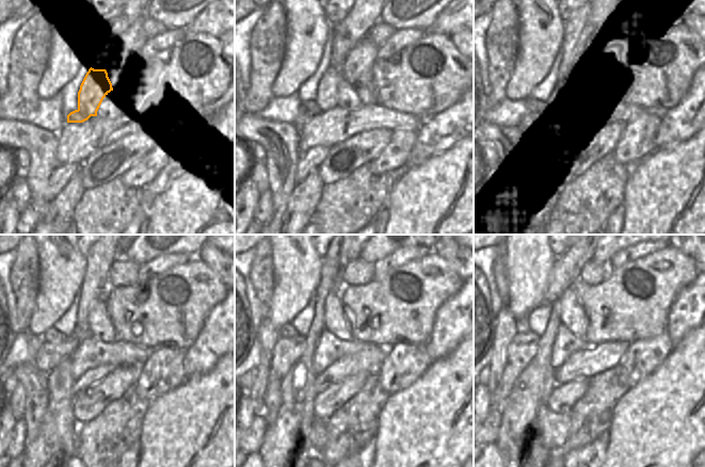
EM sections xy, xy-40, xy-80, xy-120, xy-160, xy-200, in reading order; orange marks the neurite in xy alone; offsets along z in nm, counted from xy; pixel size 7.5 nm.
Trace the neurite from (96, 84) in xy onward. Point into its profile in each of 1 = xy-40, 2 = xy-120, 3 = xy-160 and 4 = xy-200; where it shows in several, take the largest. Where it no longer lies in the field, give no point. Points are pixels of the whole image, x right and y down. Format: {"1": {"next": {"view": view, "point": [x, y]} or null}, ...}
{"1": {"next": {"view": "xy-40", "point": [327, 90]}}, "2": {"next": {"view": "xy-120", "point": [49, 355]}}, "3": {"next": {"view": "xy-160", "point": [287, 351]}}, "4": {"next": {"view": "xy-200", "point": [522, 350]}}}

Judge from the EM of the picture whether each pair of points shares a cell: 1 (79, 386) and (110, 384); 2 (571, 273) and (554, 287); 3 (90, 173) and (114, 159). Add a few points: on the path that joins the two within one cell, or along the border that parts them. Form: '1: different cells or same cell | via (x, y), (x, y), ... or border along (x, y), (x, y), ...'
1: different cells | border along (112, 371), (74, 398)
2: same cell | via (566, 274), (558, 283)
3: same cell | via (96, 170), (108, 163)

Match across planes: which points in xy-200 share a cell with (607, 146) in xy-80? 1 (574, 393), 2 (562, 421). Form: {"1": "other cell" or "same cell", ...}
{"1": "same cell", "2": "other cell"}

